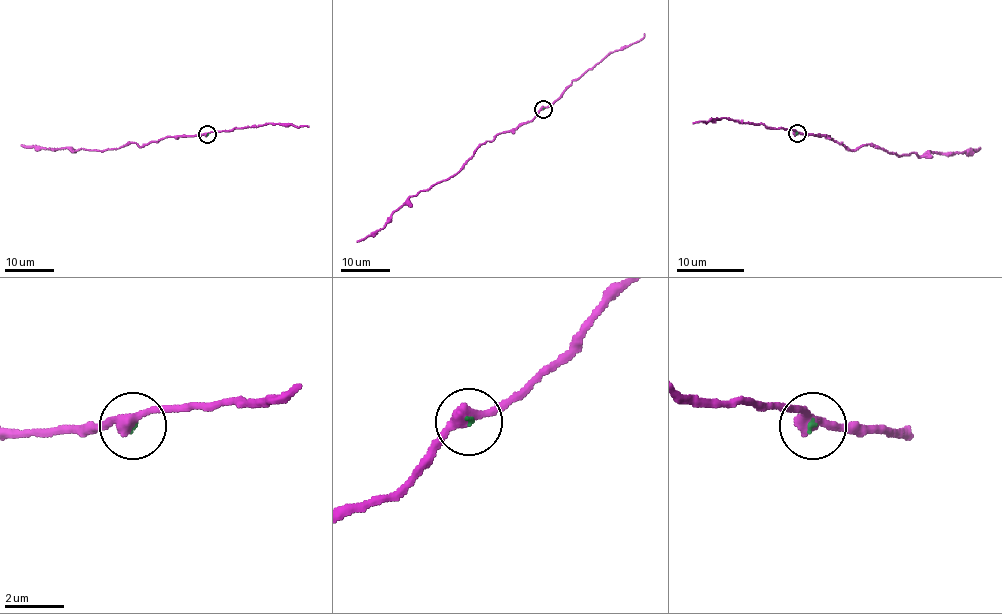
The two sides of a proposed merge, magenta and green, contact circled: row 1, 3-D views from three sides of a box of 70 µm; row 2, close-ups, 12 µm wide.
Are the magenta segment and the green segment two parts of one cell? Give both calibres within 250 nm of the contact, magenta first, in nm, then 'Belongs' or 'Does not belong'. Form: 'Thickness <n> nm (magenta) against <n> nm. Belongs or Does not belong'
Thickness 360 nm (magenta) against 60 nm. Belongs

